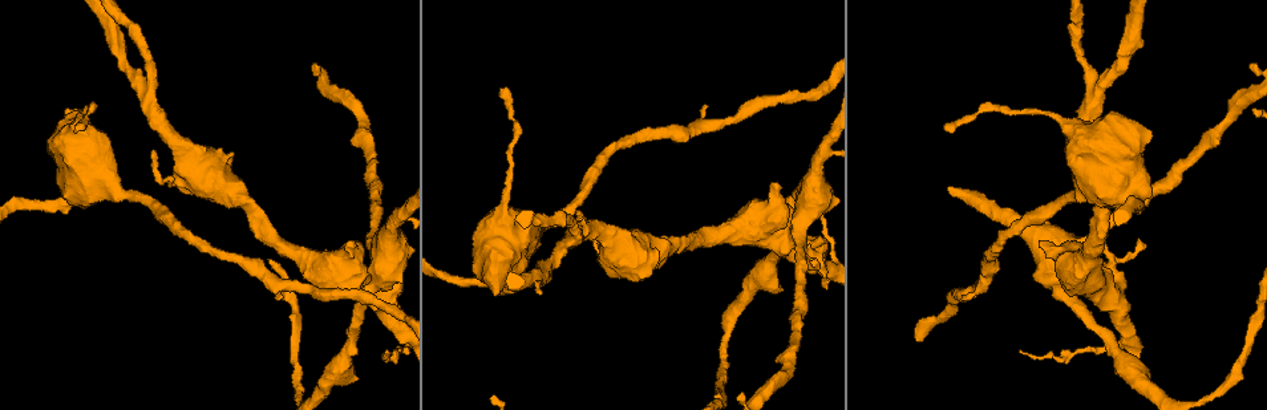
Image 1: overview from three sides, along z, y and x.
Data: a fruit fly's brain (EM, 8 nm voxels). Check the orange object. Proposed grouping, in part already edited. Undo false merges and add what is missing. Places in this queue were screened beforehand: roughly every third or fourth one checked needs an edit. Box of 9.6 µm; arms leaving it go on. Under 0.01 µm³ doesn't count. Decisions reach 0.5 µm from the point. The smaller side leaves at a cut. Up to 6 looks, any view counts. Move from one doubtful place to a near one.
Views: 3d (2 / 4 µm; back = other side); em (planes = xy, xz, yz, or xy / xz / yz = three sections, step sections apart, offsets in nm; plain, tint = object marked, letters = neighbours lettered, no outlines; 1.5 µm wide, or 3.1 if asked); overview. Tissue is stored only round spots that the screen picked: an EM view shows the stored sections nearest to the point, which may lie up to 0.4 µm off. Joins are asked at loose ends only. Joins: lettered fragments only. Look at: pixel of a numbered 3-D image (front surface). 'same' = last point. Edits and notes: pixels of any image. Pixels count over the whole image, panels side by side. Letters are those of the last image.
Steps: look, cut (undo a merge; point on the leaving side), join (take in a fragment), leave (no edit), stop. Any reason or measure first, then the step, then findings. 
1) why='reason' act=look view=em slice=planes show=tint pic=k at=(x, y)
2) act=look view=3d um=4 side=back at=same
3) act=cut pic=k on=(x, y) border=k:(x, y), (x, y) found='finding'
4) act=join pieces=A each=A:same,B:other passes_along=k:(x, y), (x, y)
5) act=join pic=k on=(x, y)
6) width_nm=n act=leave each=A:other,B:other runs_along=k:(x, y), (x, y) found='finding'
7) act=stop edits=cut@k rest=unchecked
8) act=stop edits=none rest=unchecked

why='long arm stops here' act=look view=em slice=planes show=letters pic=1 at=(1020, 351)

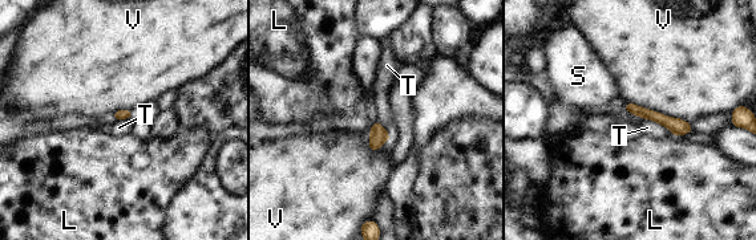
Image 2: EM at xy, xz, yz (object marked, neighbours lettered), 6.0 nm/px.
act=leave each=L:other,S:other,T:other,V:other runs_along=2:(629, 106), (687, 129) found='no lettered fragment goes on from it'

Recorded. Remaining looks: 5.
why='touches itself' act=look view=em slice=xz step=4 show=letters pic=1 at=(818, 257)

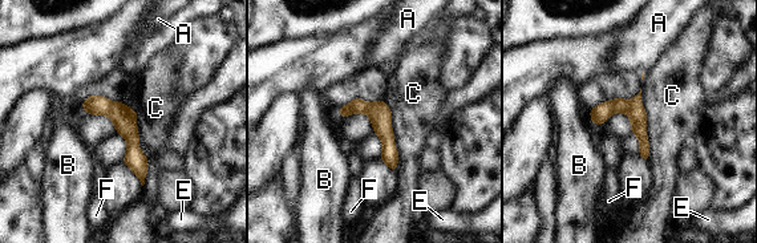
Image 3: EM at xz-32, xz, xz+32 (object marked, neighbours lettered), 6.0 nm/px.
act=cut pic=3 on=(124, 118) each=A:other,B:other,C:other,E:other,F:other found='two cells meet here'

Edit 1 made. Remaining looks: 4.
why='end of a long branch' act=look view=em slice=yz step=8 show=tint pic=1 at=(953, 133)

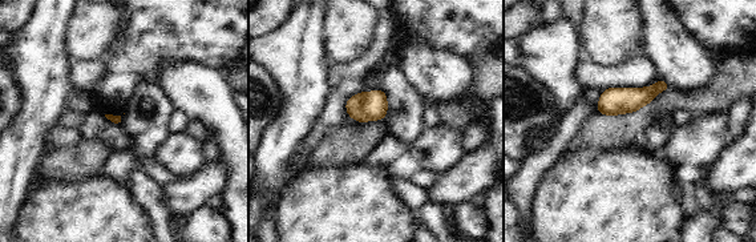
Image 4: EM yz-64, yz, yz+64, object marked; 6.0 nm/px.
act=look view=em slice=planes show=letters at=same

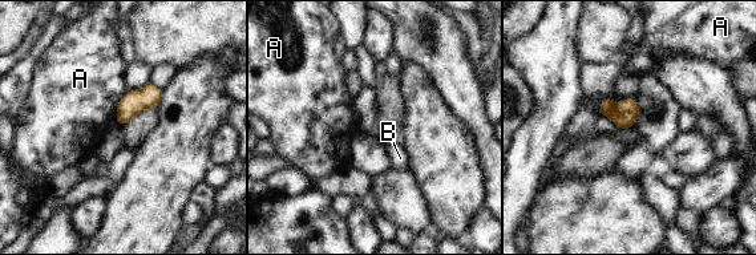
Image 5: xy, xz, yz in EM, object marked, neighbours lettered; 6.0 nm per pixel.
act=leave each=A:other,B:other border=5:(610, 97), (637, 101) found='none of them fits'

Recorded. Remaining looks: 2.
act=stop edits=cut@3 rest=unchecked

